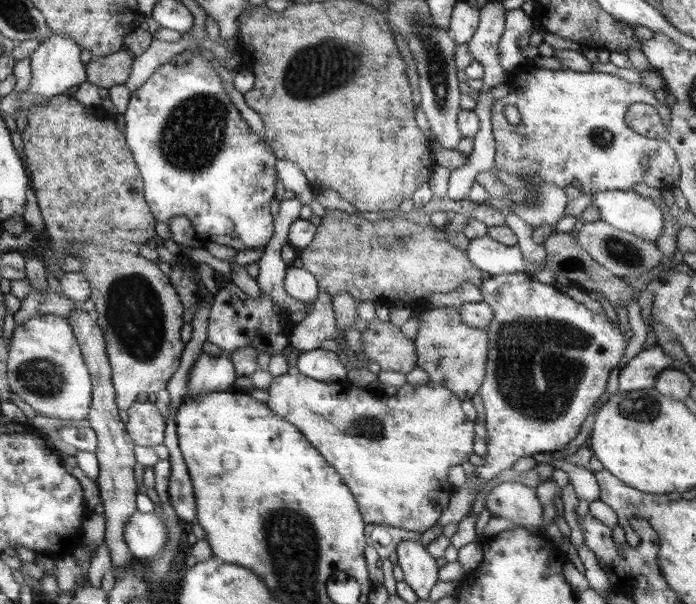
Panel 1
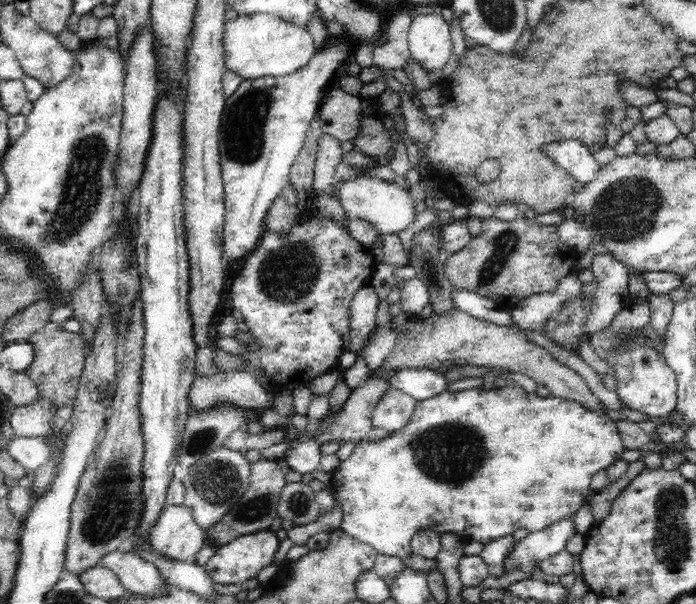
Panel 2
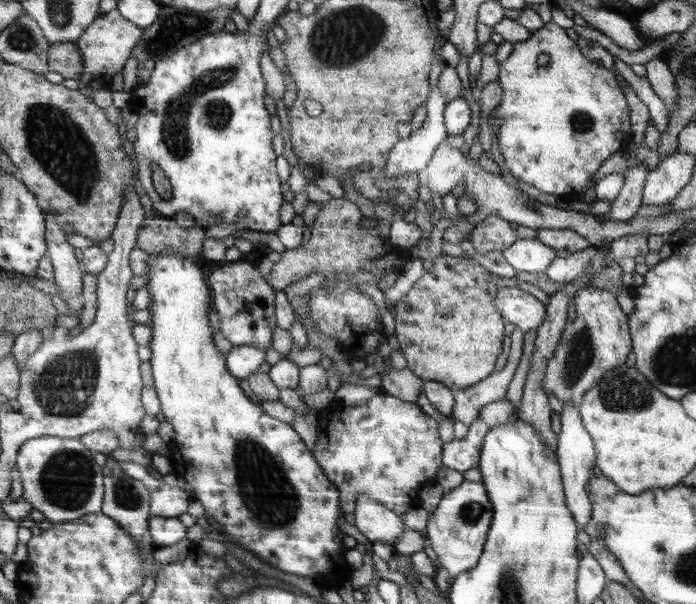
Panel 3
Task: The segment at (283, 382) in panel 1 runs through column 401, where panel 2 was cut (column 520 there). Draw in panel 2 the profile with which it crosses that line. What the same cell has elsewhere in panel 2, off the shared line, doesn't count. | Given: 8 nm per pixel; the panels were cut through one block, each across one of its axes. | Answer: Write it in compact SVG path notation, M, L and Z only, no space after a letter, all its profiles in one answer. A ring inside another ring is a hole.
M502 381L492 390L479 388L462 390L462 392L447 391L435 398L418 401L410 422L404 428L381 440L363 439L356 443L351 455L341 462L336 471L332 472L328 488L337 493L336 498L343 510L340 529L374 547L378 554L394 555L403 560L413 552L411 536L422 529L432 529L439 533L456 533L468 537L468 541L478 541L484 544L498 540L506 534L512 534L518 528L526 528L529 533L542 530L561 518L574 514L594 493L590 489L592 476L620 459L623 450L624 445L616 423L605 412L594 411L574 399L558 398L552 395L541 398L536 393L528 394L516 383Z

